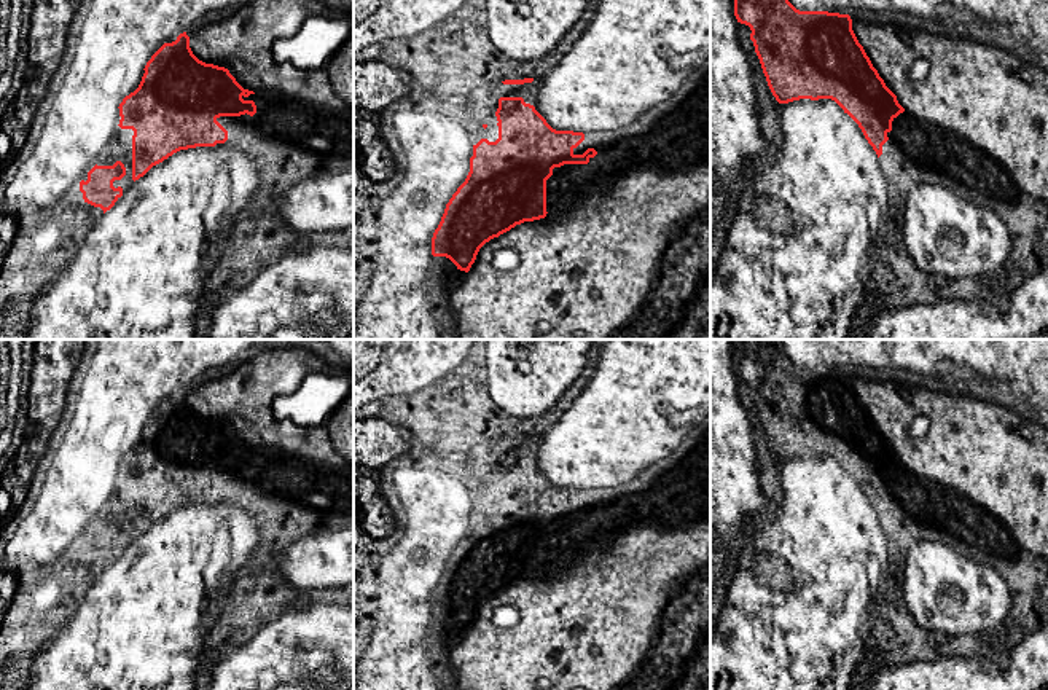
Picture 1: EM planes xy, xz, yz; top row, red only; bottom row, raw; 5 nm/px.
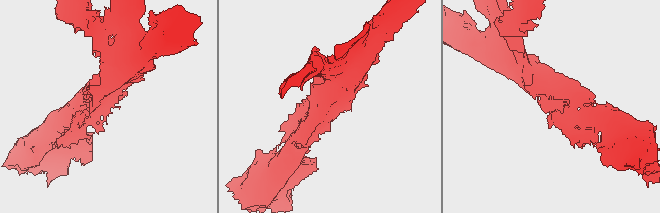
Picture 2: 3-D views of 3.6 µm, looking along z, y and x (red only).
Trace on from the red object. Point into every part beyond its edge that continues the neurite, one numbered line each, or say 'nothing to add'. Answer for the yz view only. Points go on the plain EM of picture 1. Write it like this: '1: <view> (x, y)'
nothing to add

